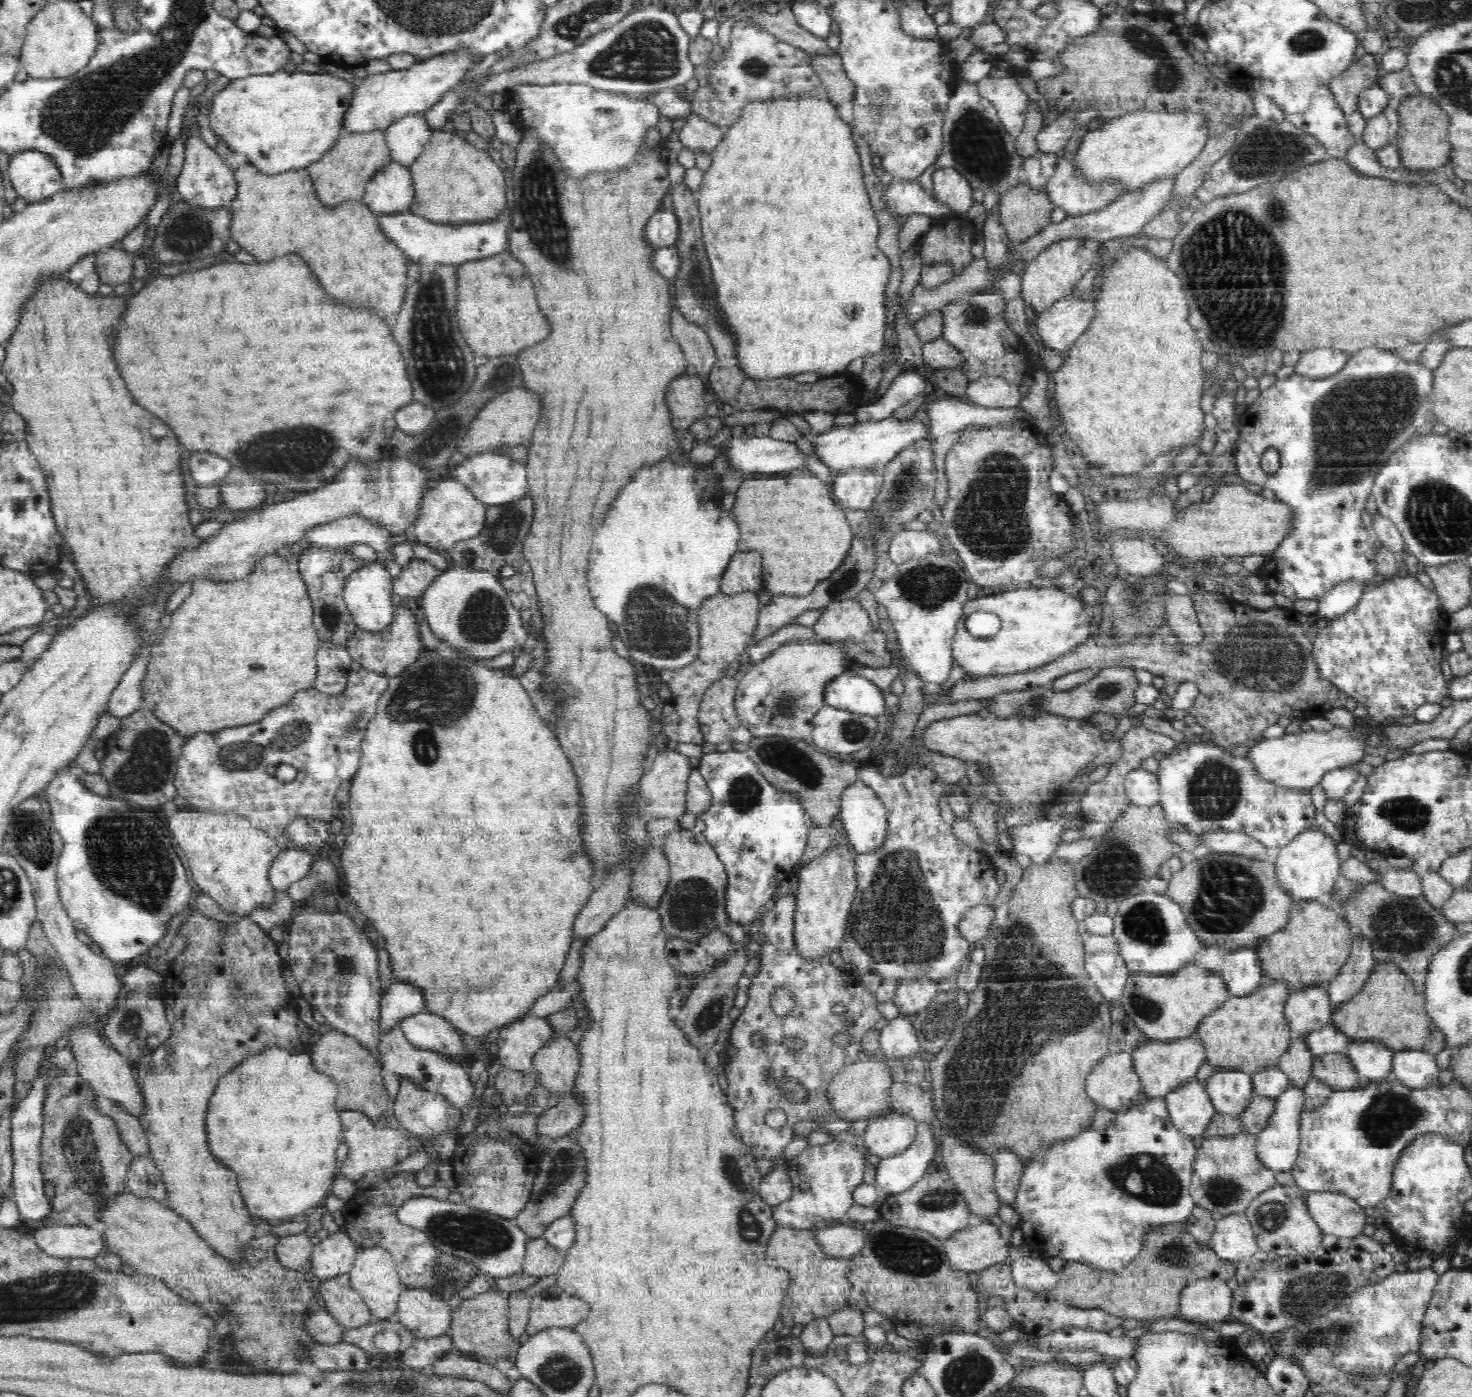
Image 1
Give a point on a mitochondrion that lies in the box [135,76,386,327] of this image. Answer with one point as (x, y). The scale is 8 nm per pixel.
(186, 230)

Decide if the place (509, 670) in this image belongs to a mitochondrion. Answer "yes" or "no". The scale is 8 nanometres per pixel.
no

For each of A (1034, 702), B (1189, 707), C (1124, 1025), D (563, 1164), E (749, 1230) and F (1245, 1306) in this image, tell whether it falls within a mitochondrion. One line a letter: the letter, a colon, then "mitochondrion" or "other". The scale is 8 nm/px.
A: mitochondrion
B: other
C: mitochondrion
D: mitochondrion
E: mitochondrion
F: other

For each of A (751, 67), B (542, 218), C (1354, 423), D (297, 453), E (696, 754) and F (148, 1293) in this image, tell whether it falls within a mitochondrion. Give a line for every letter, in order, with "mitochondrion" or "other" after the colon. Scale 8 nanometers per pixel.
A: mitochondrion
B: mitochondrion
C: mitochondrion
D: mitochondrion
E: other
F: other

